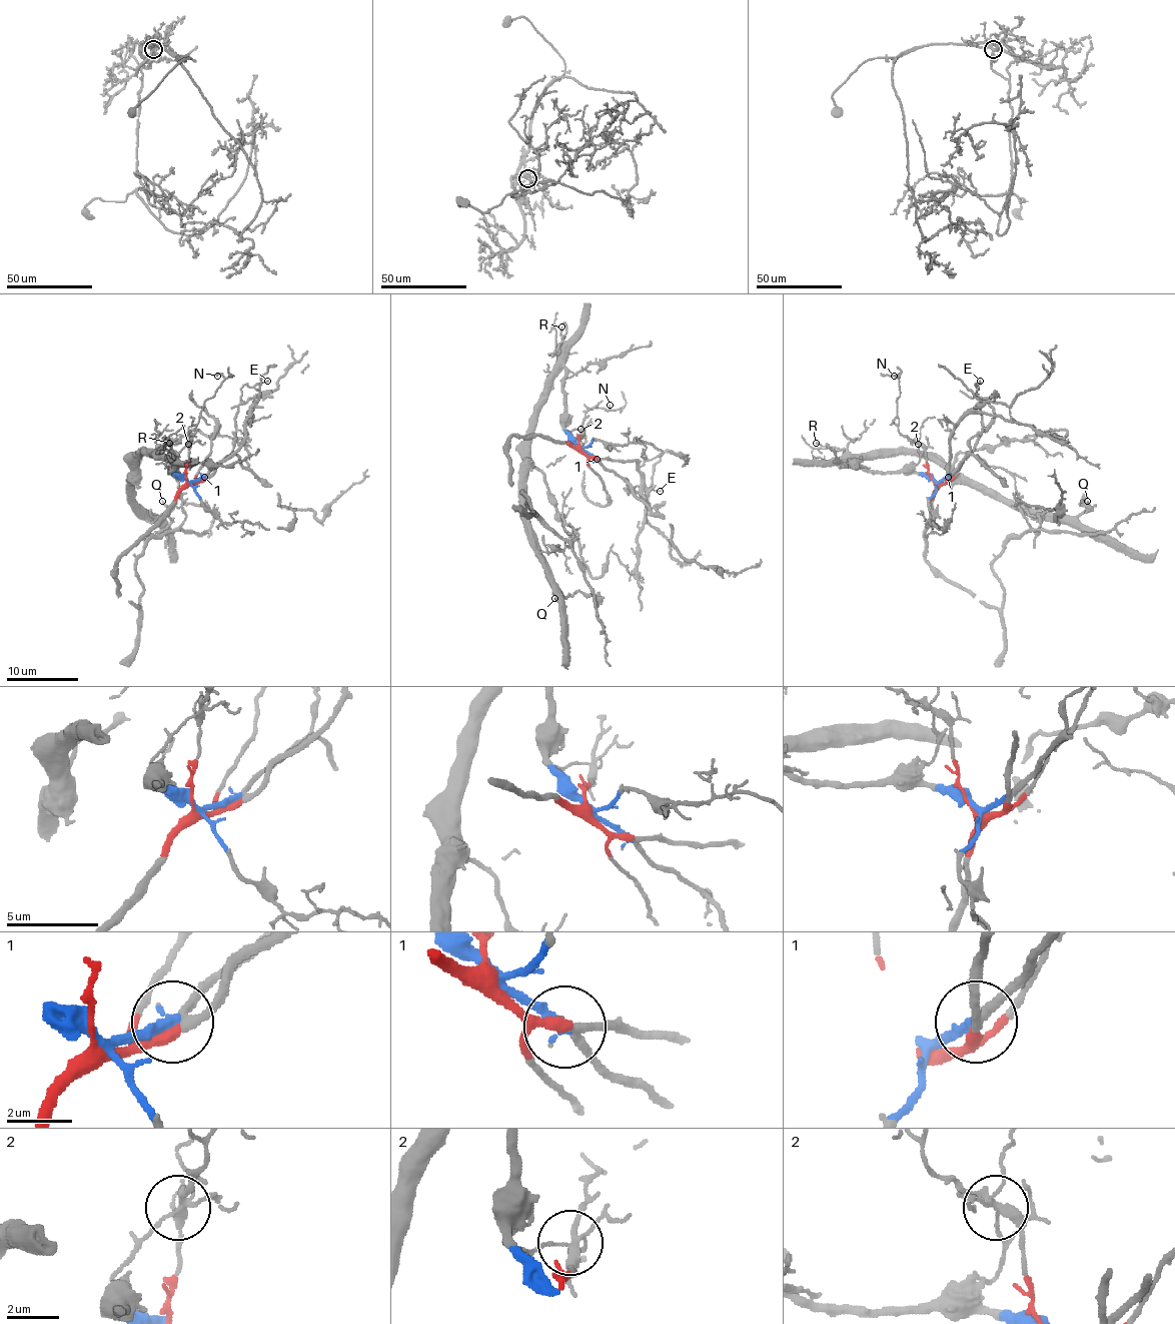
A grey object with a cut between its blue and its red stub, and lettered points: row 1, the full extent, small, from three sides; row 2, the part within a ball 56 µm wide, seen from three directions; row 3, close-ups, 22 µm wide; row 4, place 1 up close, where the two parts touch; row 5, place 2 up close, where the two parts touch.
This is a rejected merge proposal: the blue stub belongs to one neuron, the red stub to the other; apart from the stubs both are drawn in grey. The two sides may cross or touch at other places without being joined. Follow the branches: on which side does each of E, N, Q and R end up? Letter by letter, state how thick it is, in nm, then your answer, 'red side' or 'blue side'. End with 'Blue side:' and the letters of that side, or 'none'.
E: calibre 90 nm; blue side
N: calibre 100 nm; red side
Q: calibre 190 nm; blue side
R: calibre 80 nm; blue side
Blue side: E, Q, R

